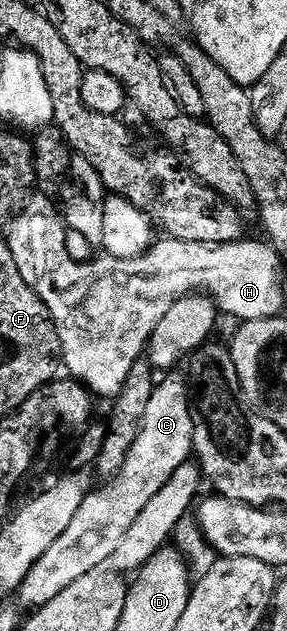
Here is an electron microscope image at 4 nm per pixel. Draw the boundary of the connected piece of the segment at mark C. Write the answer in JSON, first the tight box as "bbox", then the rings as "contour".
{"bbox":[16,373,194,609],"contour":[[[177,373],[167,374],[166,380],[159,382],[155,386],[152,393],[152,401],[148,401],[148,409],[144,413],[144,421],[140,429],[140,437],[136,437],[136,445],[132,445],[132,449],[128,453],[128,461],[124,461],[124,465],[119,469],[118,474],[113,476],[102,488],[91,490],[87,495],[84,505],[80,505],[80,510],[76,512],[76,517],[72,517],[72,525],[68,525],[68,529],[64,529],[64,537],[60,537],[60,541],[56,541],[56,545],[52,545],[52,549],[48,549],[48,553],[44,553],[44,557],[40,557],[40,561],[36,561],[36,565],[32,565],[32,569],[28,573],[28,577],[24,577],[20,581],[20,586],[16,592],[16,599],[19,599],[24,606],[29,609],[37,609],[48,605],[50,601],[55,600],[64,589],[74,581],[89,573],[100,561],[107,560],[116,552],[120,541],[124,538],[131,528],[136,517],[140,516],[140,511],[144,509],[144,505],[152,500],[152,497],[168,484],[169,478],[172,477],[176,469],[185,463],[191,462],[194,455],[194,412],[192,410],[192,391],[188,386],[188,379],[185,374],[176,375]]]}

